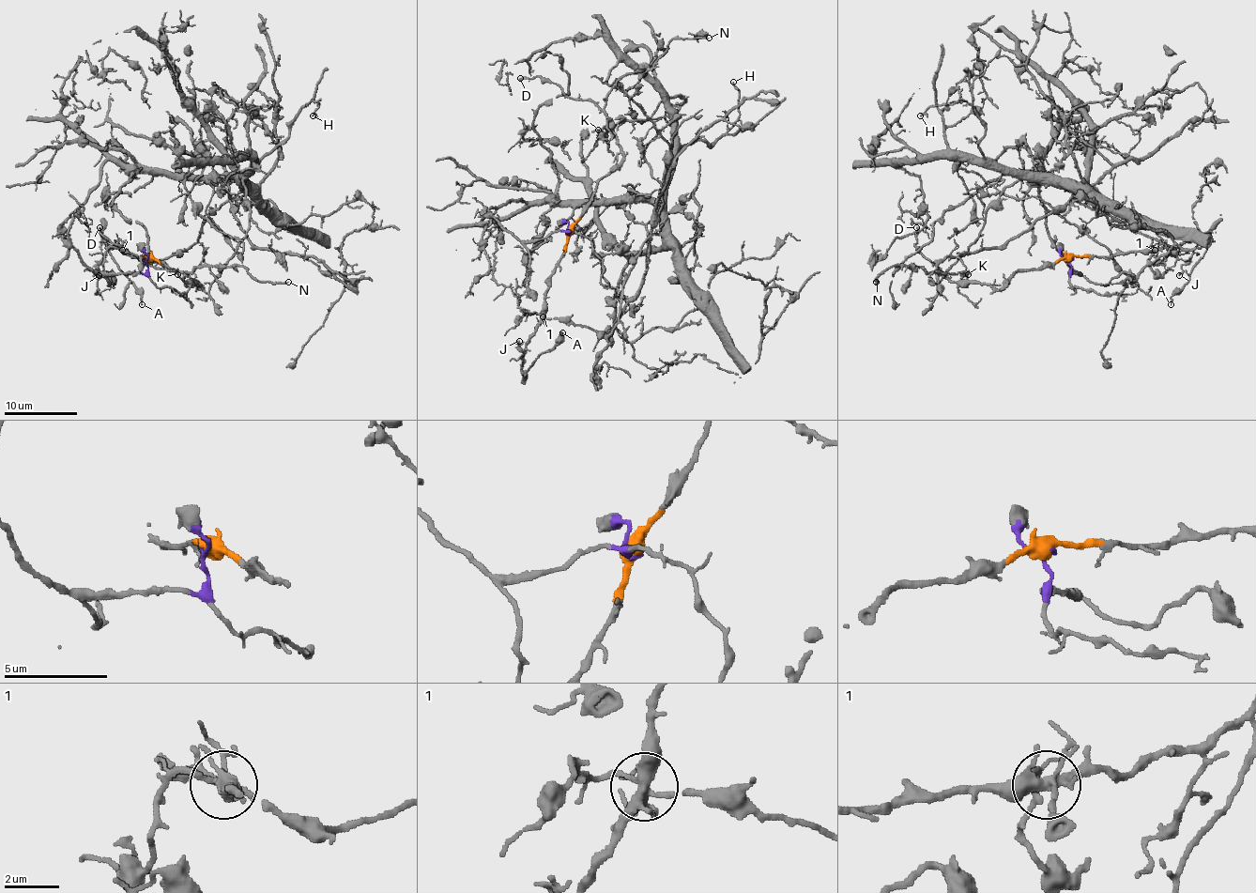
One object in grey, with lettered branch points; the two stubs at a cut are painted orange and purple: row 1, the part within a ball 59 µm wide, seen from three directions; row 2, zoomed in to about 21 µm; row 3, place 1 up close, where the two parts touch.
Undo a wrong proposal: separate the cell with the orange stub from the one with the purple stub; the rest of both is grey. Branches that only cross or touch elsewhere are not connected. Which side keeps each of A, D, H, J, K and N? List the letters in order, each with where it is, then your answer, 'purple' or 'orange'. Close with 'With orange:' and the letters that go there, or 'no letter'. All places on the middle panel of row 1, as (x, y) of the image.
A: place (562, 332); orange
D: place (520, 78); orange
H: place (733, 82); purple
J: place (519, 341); orange
K: place (598, 130); orange
N: place (709, 38); orange
With orange: A, D, J, K, N

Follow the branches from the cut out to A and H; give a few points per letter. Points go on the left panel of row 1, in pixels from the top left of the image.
A: (148, 259), (146, 255), (110, 247), (100, 234), (110, 255), (141, 296), (143, 305)
H: (148, 259), (145, 272), (97, 272), (71, 245), (71, 217), (108, 161), (237, 176), (310, 100), (312, 115)

